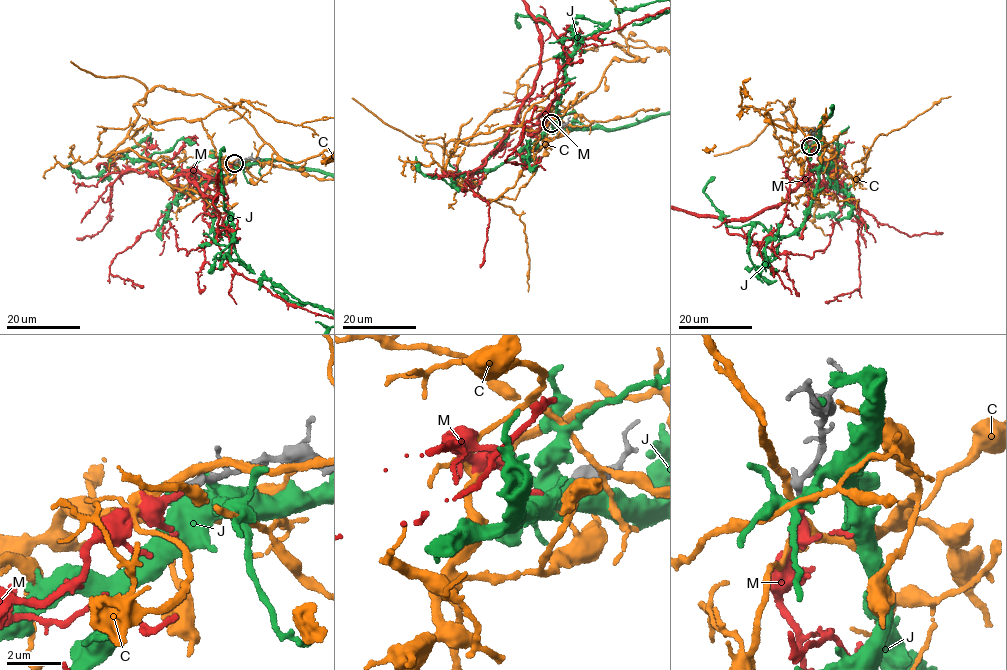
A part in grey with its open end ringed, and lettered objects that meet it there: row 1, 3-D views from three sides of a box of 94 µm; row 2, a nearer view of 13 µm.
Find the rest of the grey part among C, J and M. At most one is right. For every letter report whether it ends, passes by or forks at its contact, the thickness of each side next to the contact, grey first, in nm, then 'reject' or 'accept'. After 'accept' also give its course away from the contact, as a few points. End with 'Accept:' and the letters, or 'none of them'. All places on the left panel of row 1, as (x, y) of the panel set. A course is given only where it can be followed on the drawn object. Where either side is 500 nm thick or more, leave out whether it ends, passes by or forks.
C: it passes by | 360/280 nm | reject
J: 200/500 nm | reject
M: it ends | 320/240 nm | accept
Accept: M

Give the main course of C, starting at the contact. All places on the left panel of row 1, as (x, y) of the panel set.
C: (237, 160), (263, 144), (251, 123), (159, 86), (107, 155), (154, 160), (211, 213), (226, 206)

